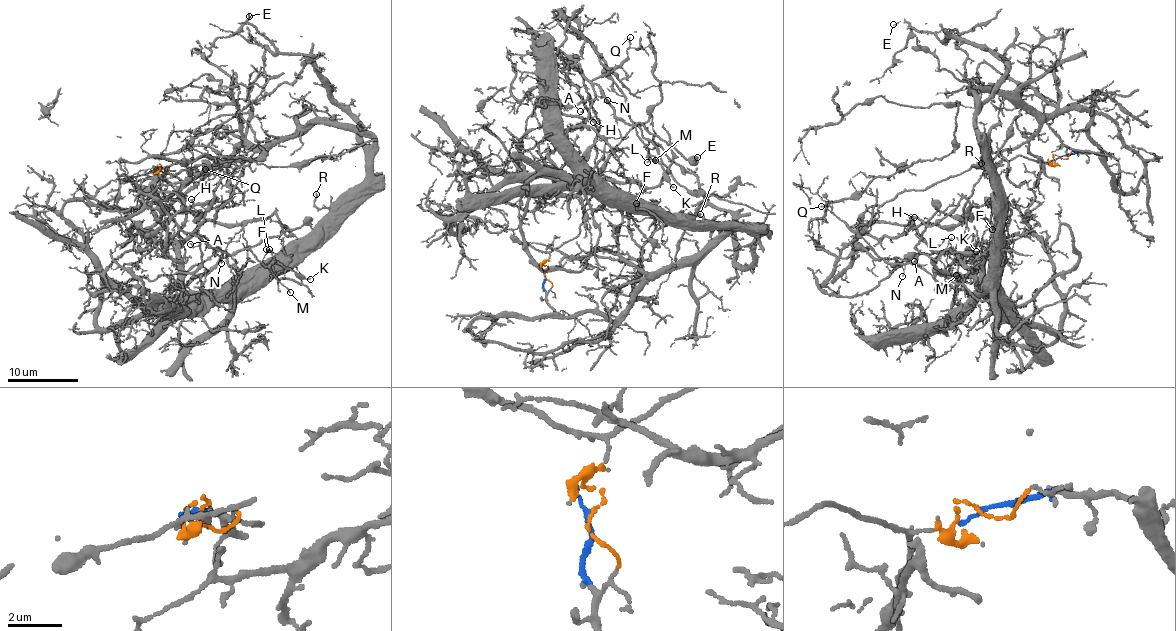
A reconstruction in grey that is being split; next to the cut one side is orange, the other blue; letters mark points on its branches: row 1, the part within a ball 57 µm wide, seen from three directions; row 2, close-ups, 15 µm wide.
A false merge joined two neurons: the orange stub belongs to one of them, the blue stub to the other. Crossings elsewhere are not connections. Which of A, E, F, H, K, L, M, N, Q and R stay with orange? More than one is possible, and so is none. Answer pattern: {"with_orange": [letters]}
{"with_orange": ["A", "H", "K", "L", "M", "N", "Q"]}

